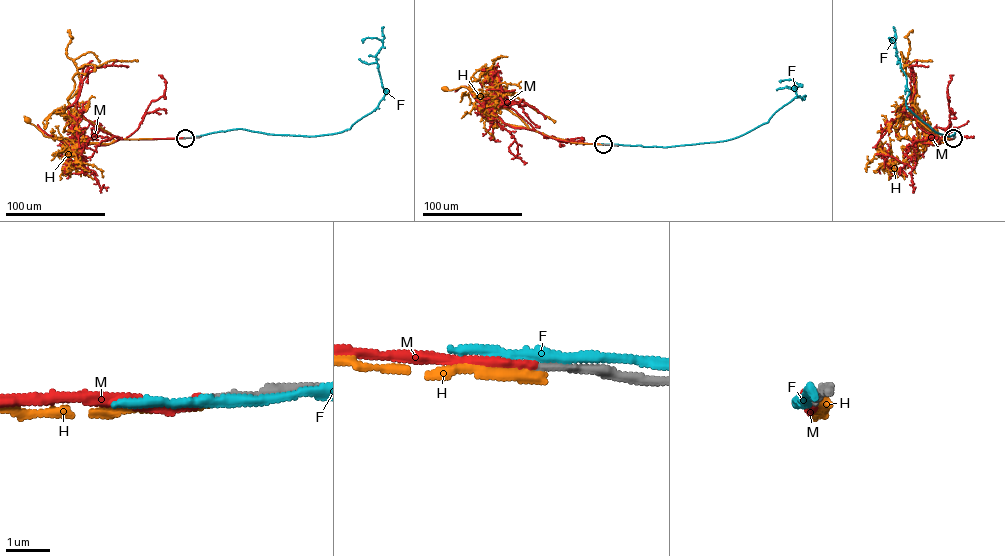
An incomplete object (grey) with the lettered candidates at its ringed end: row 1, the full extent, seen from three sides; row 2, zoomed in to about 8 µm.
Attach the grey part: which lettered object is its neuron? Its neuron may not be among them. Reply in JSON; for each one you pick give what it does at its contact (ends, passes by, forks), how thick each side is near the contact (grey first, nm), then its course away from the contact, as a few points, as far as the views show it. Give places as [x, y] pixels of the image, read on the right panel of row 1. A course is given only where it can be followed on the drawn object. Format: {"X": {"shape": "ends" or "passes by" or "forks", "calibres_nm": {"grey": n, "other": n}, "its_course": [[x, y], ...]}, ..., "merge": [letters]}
{"M": {"shape": "ends", "calibres_nm": {"grey": 200, "other": 190}, "its_course": [[954, 138], [940, 139], [937, 145], [922, 142], [923, 129], [911, 104], [915, 86], [908, 60]]}, "merge": ["M"]}

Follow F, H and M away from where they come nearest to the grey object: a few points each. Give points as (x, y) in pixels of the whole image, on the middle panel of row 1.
F: (603, 144), (666, 147), (732, 139), (766, 123), (796, 96), (802, 100), (793, 90), (798, 84), (780, 81)
H: (603, 144), (572, 142), (504, 123), (485, 109), (467, 88), (445, 88)
M: (603, 144), (558, 140), (514, 128), (491, 114), (487, 106), (480, 106), (490, 101), (496, 106), (510, 99)

